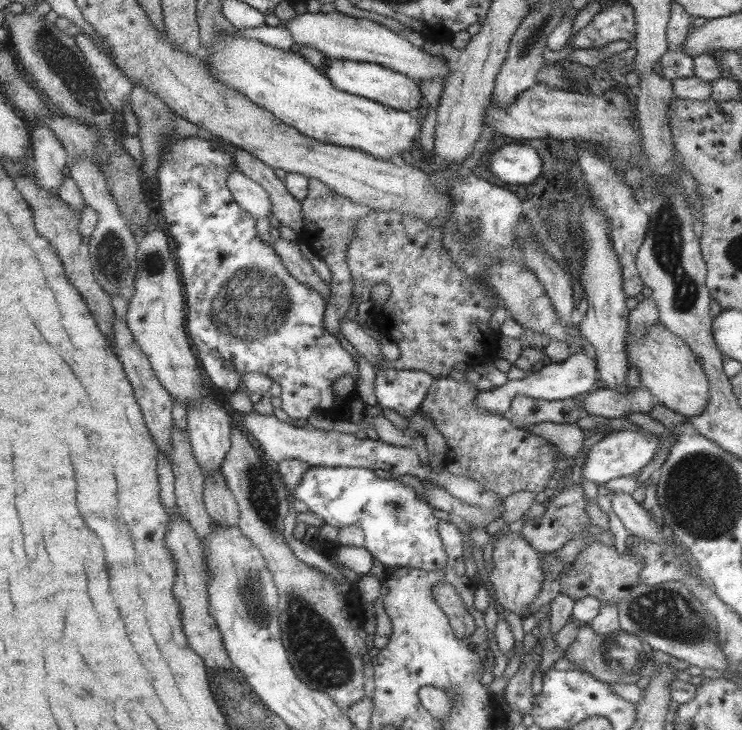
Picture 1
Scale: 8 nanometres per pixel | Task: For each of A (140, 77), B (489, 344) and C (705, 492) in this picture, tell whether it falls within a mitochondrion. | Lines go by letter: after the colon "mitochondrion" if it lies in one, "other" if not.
A: other
B: other
C: mitochondrion

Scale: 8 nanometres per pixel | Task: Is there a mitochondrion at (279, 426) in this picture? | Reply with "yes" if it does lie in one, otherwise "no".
no

